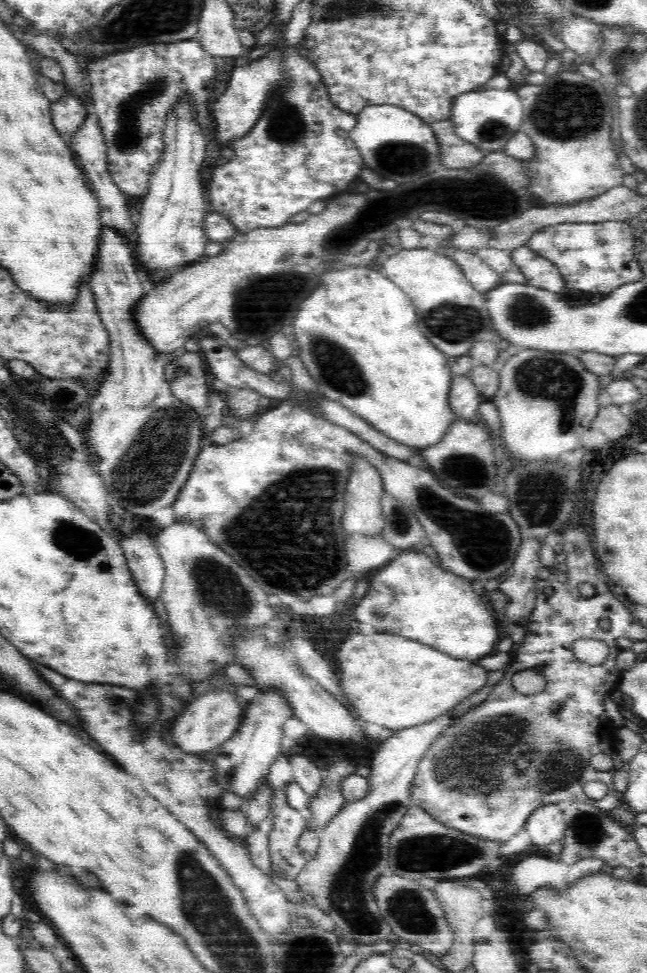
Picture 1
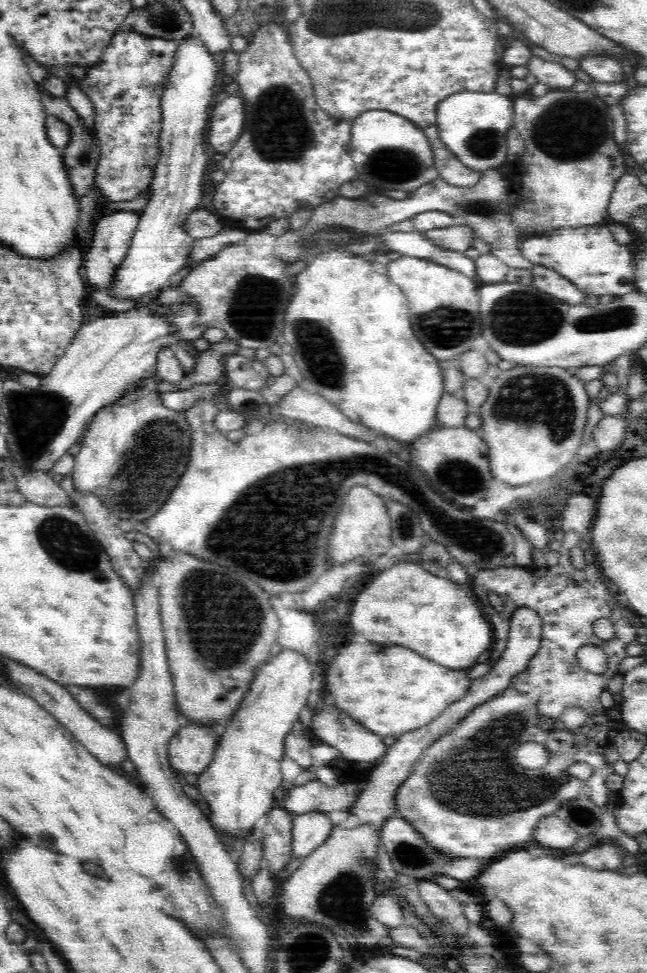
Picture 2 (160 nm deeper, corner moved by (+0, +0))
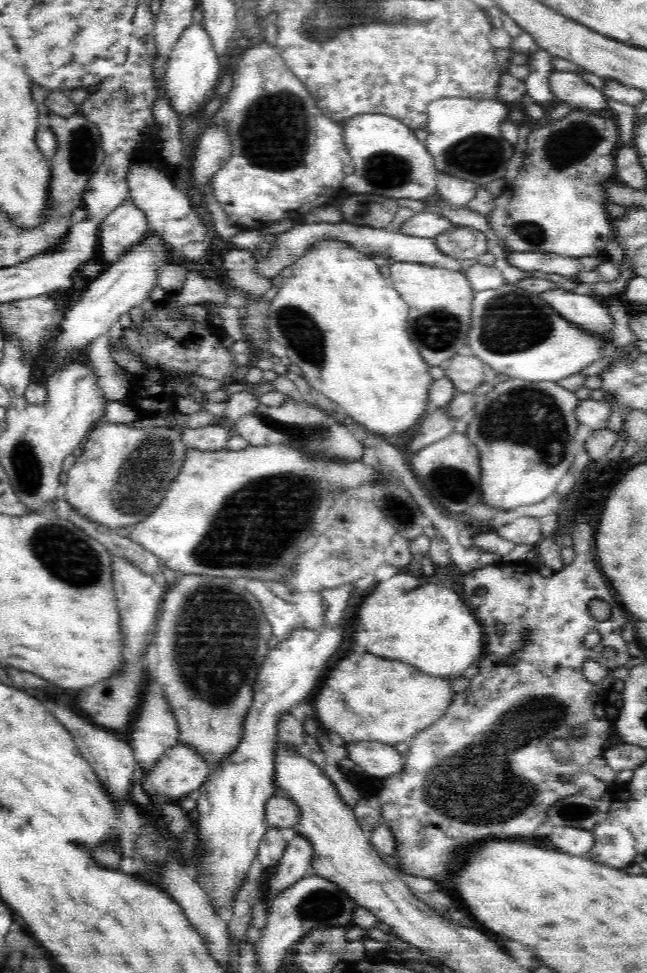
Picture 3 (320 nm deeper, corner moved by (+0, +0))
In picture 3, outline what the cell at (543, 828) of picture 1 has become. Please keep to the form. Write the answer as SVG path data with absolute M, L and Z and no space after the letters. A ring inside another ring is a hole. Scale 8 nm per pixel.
M554 826L550 834L550 846L575 856L588 856L594 847L594 832L573 826Z

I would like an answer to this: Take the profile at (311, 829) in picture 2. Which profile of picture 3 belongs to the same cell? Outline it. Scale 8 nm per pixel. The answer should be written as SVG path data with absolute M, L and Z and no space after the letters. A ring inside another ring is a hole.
M297 834L295 838L288 842L288 846L276 865L278 870L272 876L265 889L268 891L269 898L284 892L287 887L297 884L302 878L310 877L312 871L312 858L314 849L308 839Z

